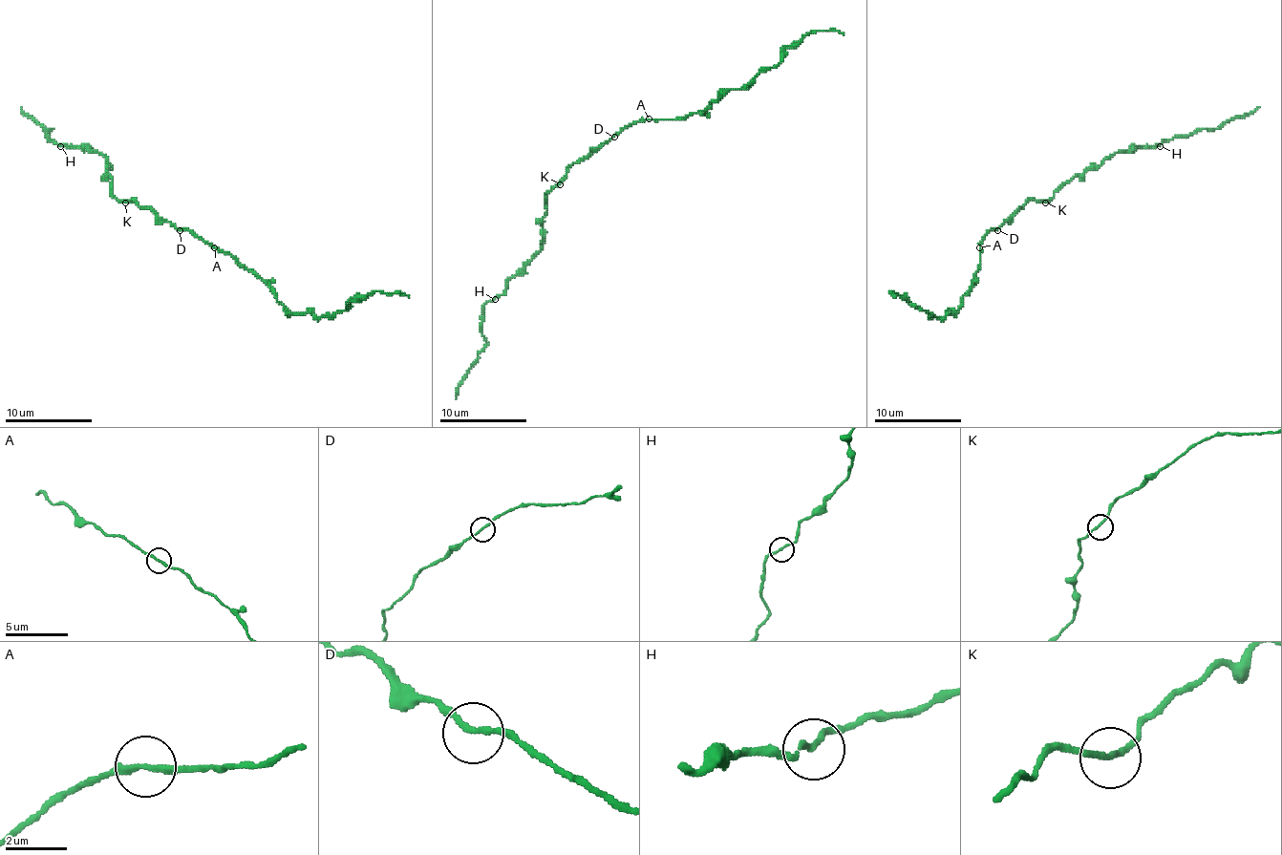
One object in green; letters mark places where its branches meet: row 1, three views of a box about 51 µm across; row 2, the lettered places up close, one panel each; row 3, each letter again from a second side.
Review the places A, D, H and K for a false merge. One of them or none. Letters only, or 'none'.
none

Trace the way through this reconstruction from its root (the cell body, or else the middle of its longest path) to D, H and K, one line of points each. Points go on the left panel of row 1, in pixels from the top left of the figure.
D: (158, 215), (180, 230)
H: (158, 215), (149, 208), (142, 208), (134, 200), (118, 200), (112, 194), (108, 161), (99, 152), (60, 146)
K: (158, 215), (149, 208), (142, 208), (134, 200), (125, 203)

